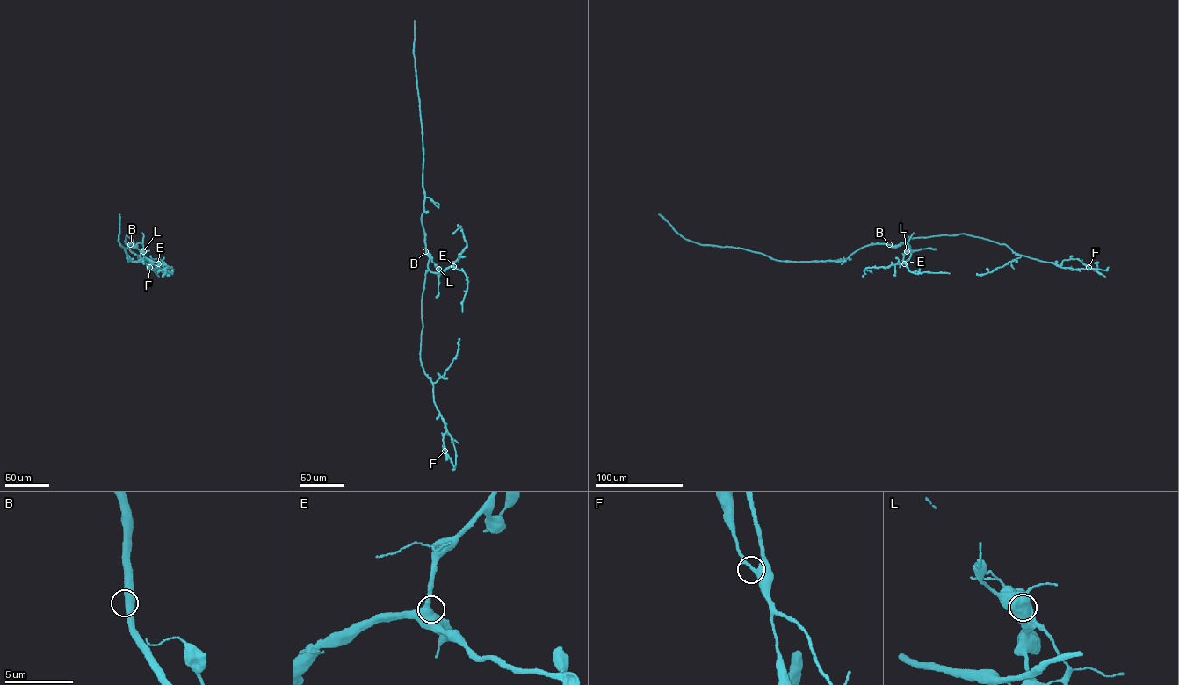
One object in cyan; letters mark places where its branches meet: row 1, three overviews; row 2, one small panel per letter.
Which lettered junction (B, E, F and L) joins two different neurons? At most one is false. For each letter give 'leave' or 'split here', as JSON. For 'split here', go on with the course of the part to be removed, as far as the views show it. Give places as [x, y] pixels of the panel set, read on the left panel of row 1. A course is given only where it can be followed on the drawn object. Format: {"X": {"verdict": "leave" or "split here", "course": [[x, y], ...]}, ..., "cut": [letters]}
{"B": {"verdict": "leave"}, "E": {"verdict": "leave"}, "F": {"verdict": "leave"}, "L": {"verdict": "split here", "course": [[143, 252], [142, 243], [132, 246]]}, "cut": ["L"]}

